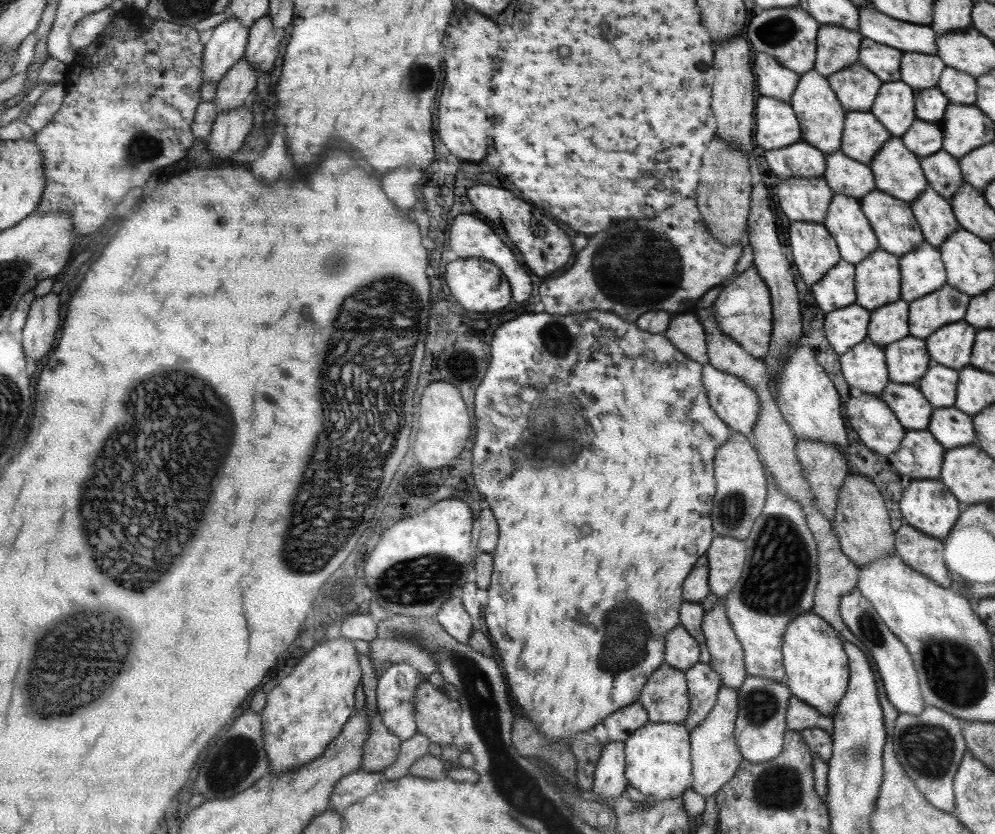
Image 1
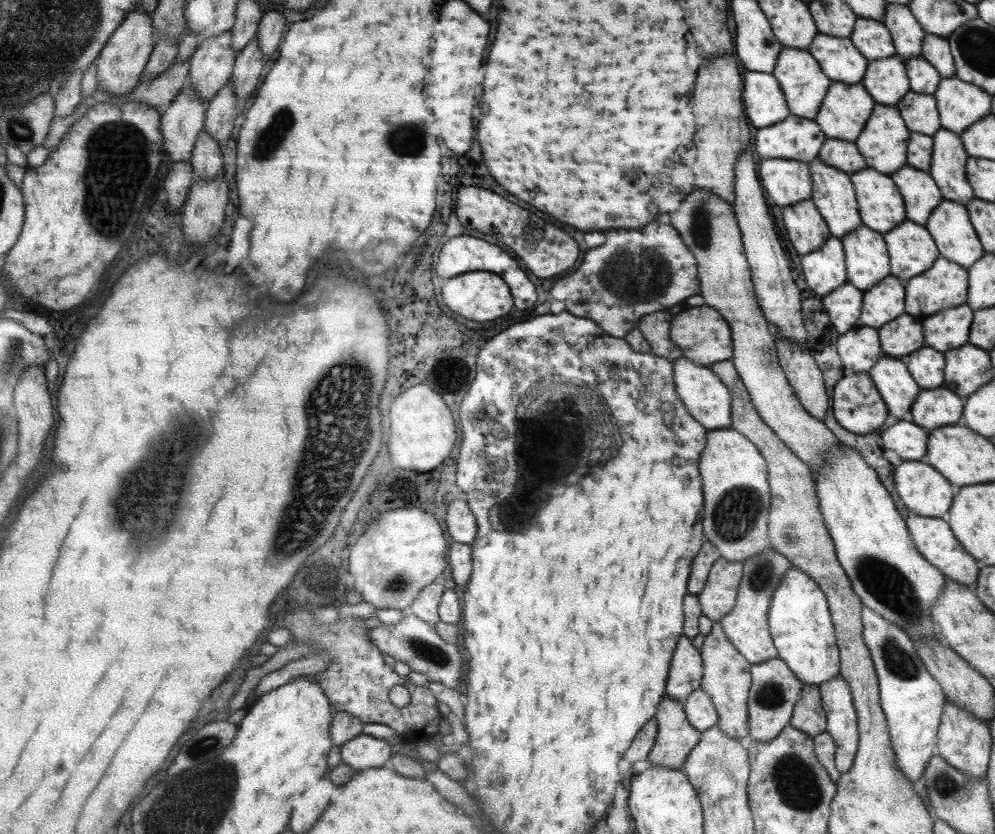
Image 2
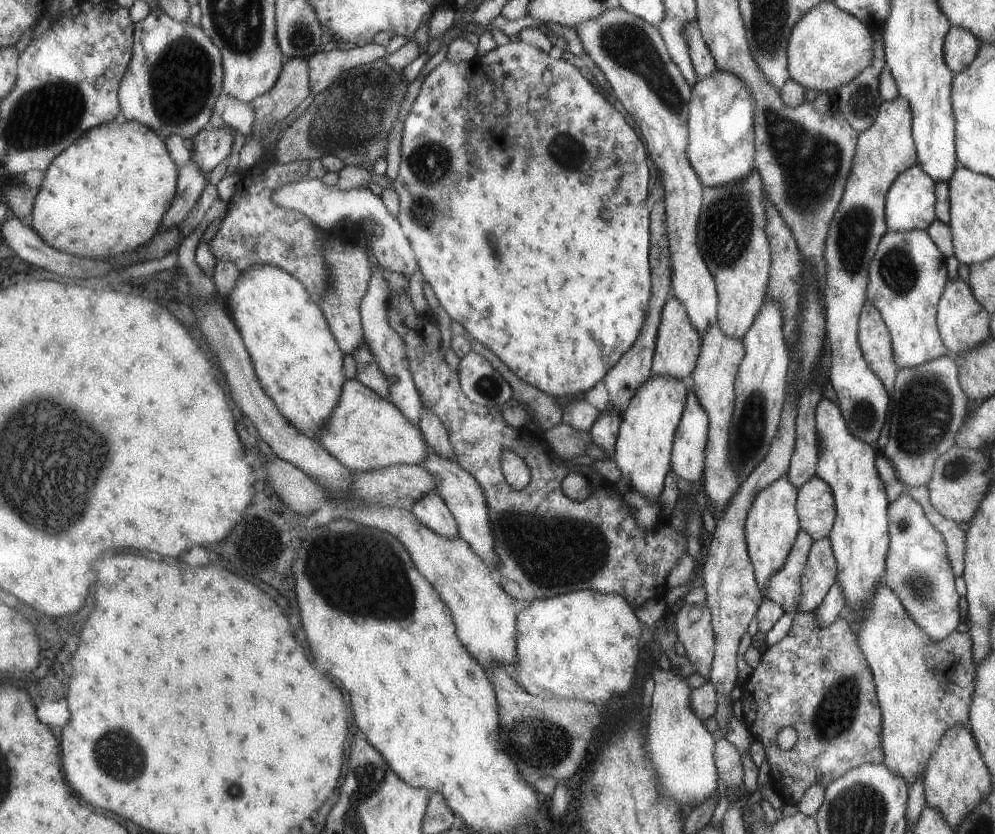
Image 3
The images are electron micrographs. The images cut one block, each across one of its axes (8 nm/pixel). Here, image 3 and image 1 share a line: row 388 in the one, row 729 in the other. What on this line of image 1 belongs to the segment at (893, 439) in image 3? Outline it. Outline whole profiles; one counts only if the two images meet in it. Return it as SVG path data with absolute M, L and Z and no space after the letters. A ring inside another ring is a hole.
M927 704L923 712L917 715L899 713L892 738L904 771L916 782L923 797L937 809L952 814L955 810L955 774L968 751L962 720L949 711Z

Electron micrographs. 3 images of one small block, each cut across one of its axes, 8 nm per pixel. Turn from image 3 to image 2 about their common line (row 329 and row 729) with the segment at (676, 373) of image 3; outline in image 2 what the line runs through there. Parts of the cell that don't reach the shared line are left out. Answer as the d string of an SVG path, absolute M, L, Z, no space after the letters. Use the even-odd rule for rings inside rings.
M663 698L656 714L659 736L648 760L652 766L683 770L688 754L699 744L703 733L688 722L684 701Z

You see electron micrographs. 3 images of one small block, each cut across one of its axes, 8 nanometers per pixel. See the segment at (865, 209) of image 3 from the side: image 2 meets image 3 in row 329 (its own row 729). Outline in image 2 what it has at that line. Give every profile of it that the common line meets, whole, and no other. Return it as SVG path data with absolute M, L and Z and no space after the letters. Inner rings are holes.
M838 675L820 685L819 690L827 711L825 731L836 742L835 766L841 773L848 773L859 748L859 716L851 686Z

